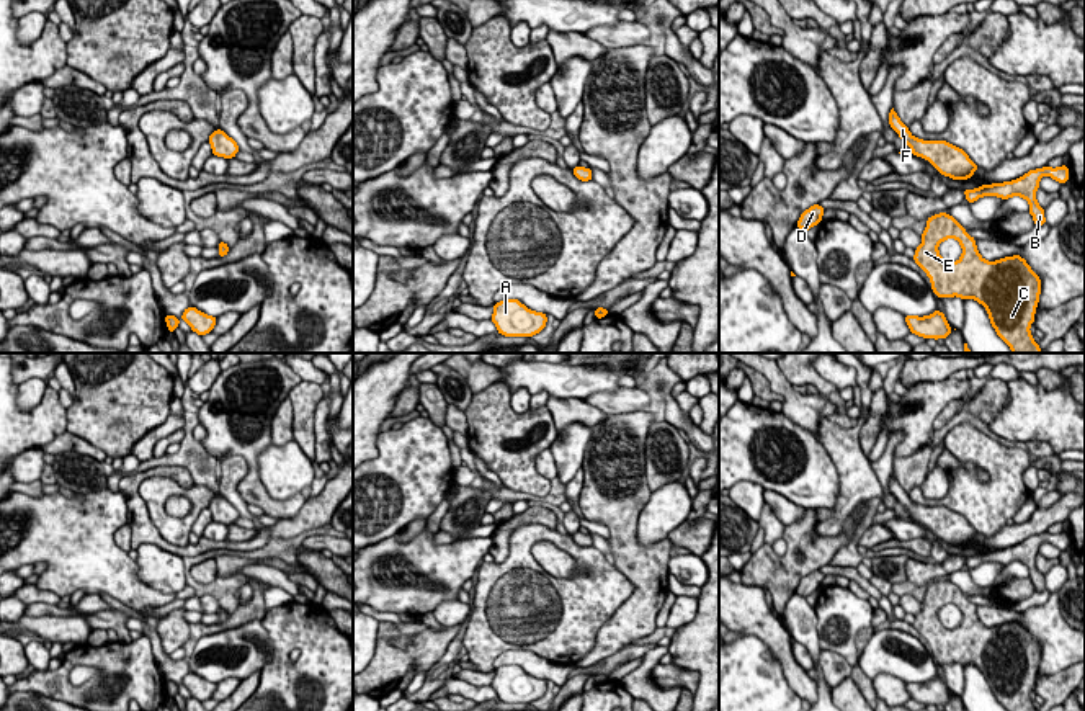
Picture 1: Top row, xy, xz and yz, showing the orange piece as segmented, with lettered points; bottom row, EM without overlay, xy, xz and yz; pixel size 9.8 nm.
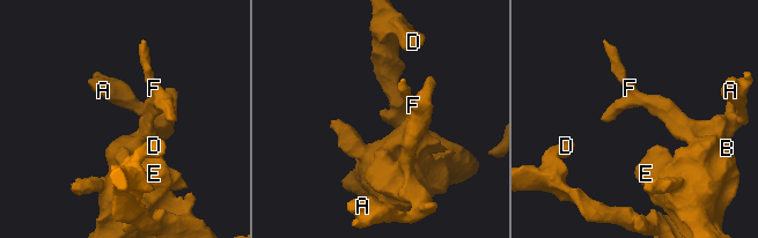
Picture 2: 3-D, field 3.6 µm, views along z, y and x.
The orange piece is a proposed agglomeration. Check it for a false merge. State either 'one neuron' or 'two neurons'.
one neuron

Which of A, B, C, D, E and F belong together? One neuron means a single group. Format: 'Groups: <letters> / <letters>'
Groups: A B C D E F

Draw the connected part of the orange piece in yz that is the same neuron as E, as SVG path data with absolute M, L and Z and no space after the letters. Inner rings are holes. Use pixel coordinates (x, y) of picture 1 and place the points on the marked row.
M946 212L926 219L913 262L930 278L936 297L976 299L987 309L992 327L1013 353L1041 353L1029 327L1034 322L1041 279L1020 255L987 262L976 239ZM956 239L962 247L958 262L944 262L938 245Z

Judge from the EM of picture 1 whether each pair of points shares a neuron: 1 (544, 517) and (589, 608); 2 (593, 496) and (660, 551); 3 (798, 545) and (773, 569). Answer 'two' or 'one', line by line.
1: two
2: one
3: one

